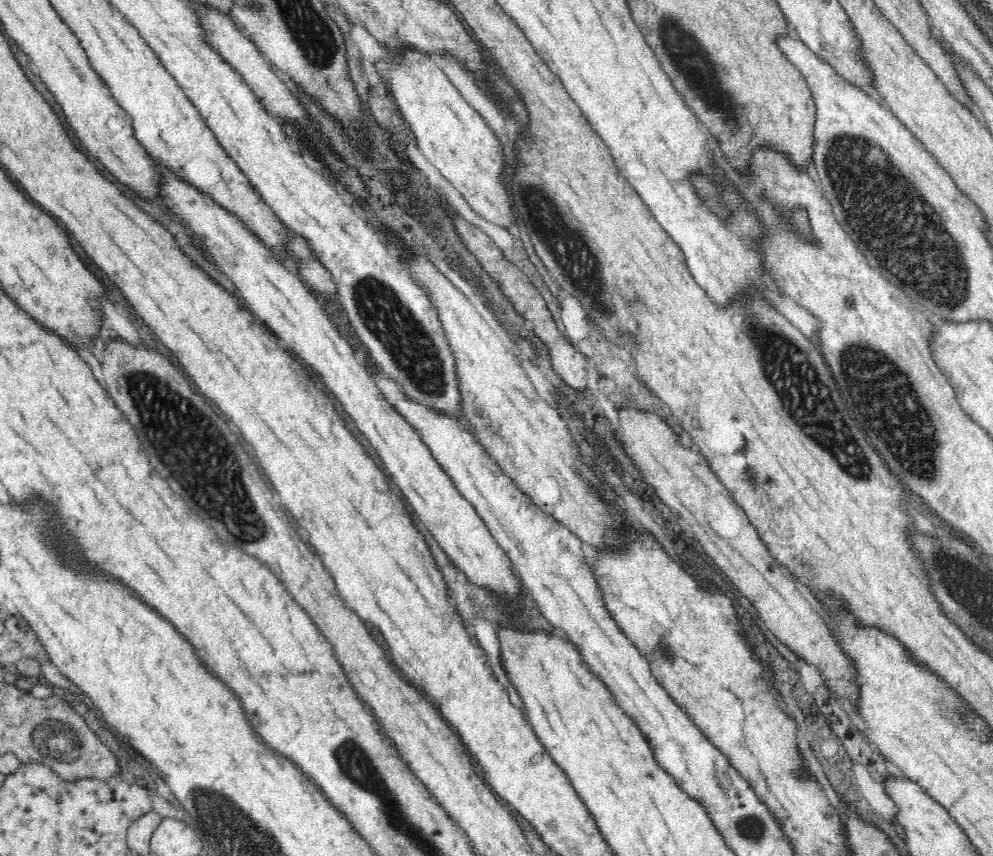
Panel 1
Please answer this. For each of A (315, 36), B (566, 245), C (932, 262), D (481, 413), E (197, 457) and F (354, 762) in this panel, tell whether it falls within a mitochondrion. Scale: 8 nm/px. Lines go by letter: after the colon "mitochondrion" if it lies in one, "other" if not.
A: mitochondrion
B: mitochondrion
C: mitochondrion
D: mitochondrion
E: mitochondrion
F: mitochondrion

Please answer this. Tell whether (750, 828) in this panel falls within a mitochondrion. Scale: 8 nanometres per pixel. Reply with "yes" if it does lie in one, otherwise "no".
yes

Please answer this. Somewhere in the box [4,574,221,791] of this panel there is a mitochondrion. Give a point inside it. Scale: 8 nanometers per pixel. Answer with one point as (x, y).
(51, 739)

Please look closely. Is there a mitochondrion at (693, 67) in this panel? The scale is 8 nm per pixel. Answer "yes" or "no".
yes

